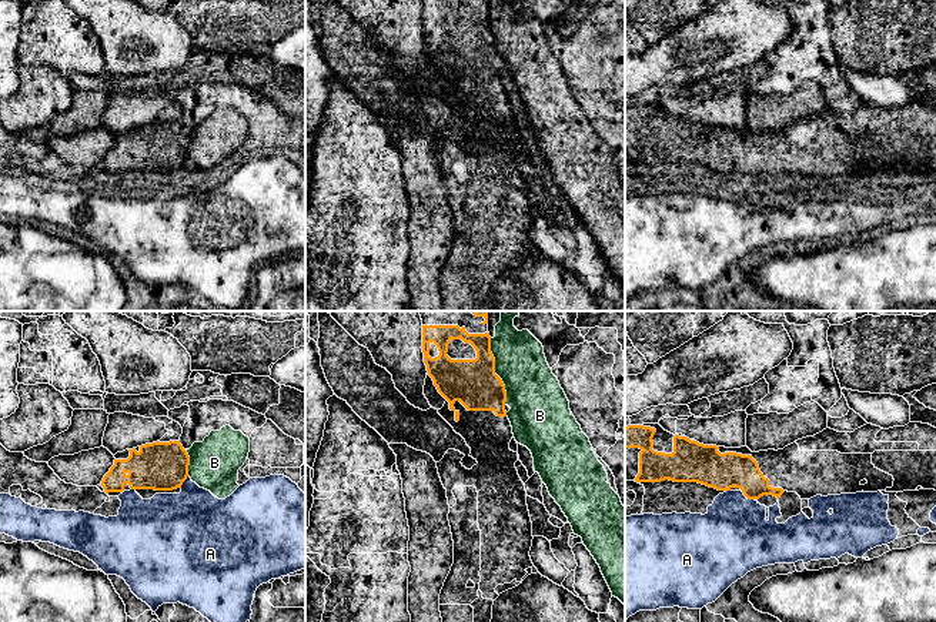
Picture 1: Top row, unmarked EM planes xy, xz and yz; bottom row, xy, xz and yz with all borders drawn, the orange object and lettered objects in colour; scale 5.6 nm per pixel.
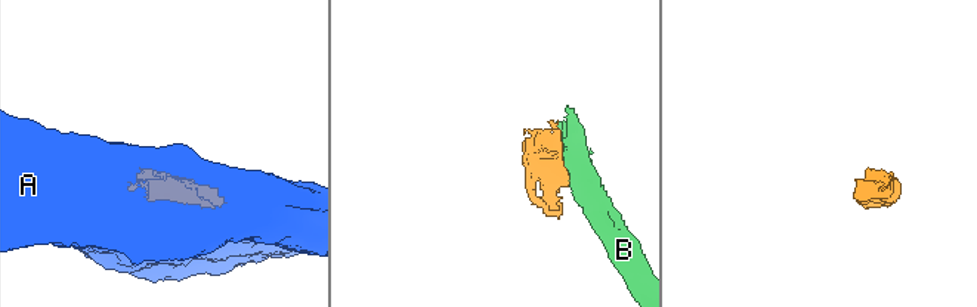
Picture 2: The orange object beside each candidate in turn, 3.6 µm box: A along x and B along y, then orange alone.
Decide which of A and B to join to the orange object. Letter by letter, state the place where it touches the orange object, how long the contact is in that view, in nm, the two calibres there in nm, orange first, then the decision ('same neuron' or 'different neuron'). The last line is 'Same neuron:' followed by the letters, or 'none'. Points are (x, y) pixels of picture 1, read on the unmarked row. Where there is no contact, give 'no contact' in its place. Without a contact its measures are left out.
A: yz (748, 179) | 90 nm | 200/420 nm | different neuron
B: xz (494, 52) | 380 nm | 260/300 nm | different neuron
Same neuron: none

